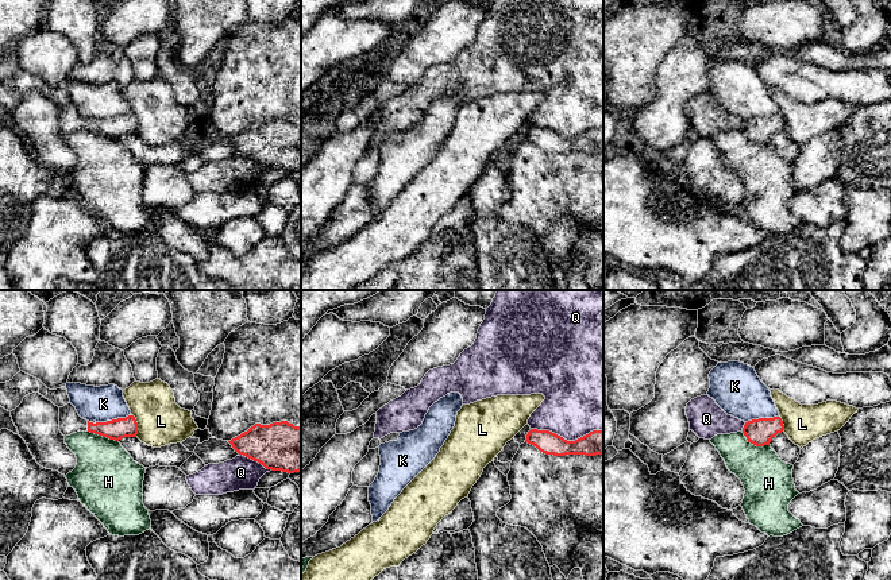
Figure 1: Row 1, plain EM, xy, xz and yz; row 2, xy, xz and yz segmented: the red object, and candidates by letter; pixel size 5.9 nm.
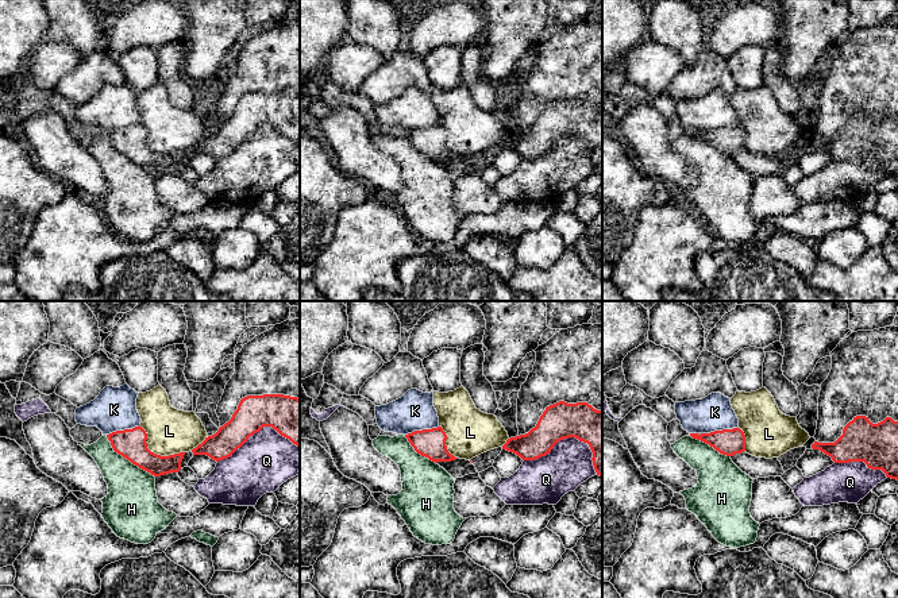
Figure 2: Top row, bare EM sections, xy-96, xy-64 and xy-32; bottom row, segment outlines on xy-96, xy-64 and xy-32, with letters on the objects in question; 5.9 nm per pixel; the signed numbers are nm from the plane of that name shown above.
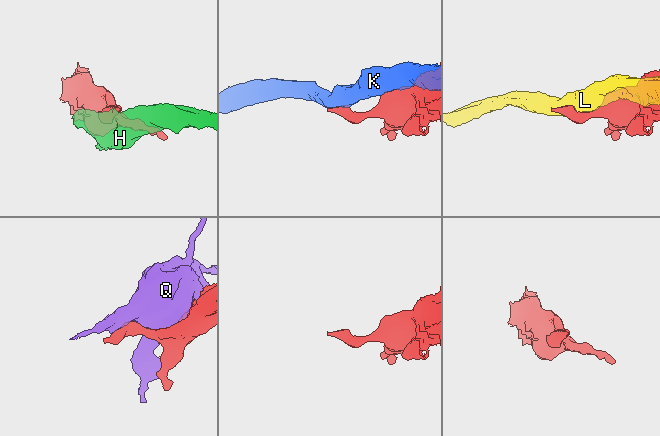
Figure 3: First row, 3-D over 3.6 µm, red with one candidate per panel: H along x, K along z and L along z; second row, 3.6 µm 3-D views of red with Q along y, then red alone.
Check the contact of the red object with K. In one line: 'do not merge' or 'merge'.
do not merge

